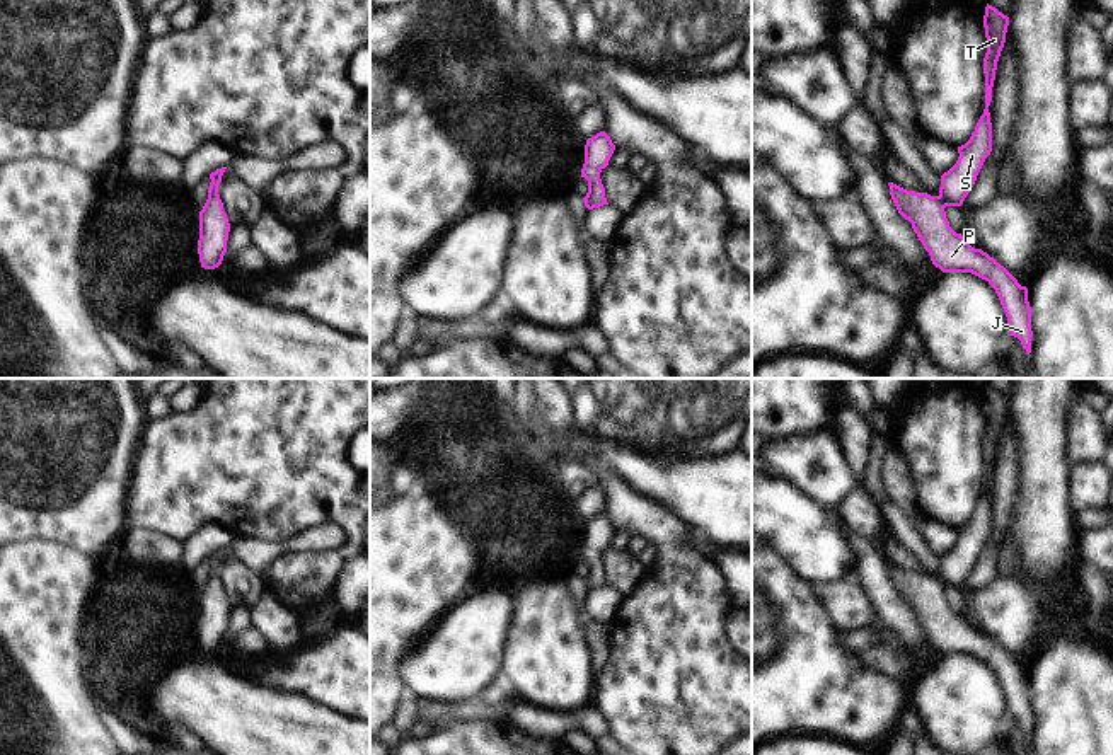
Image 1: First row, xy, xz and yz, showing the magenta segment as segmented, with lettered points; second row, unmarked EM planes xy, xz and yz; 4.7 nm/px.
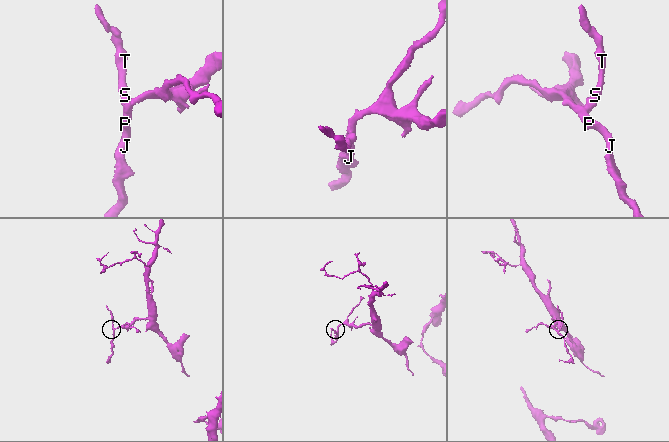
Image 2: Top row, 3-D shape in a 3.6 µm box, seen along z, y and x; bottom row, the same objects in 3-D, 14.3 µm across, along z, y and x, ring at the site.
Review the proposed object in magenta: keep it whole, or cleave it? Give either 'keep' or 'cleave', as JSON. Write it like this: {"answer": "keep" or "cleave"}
{"answer": "keep"}

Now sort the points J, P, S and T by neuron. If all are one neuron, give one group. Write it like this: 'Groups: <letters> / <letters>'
Groups: J P S T.

